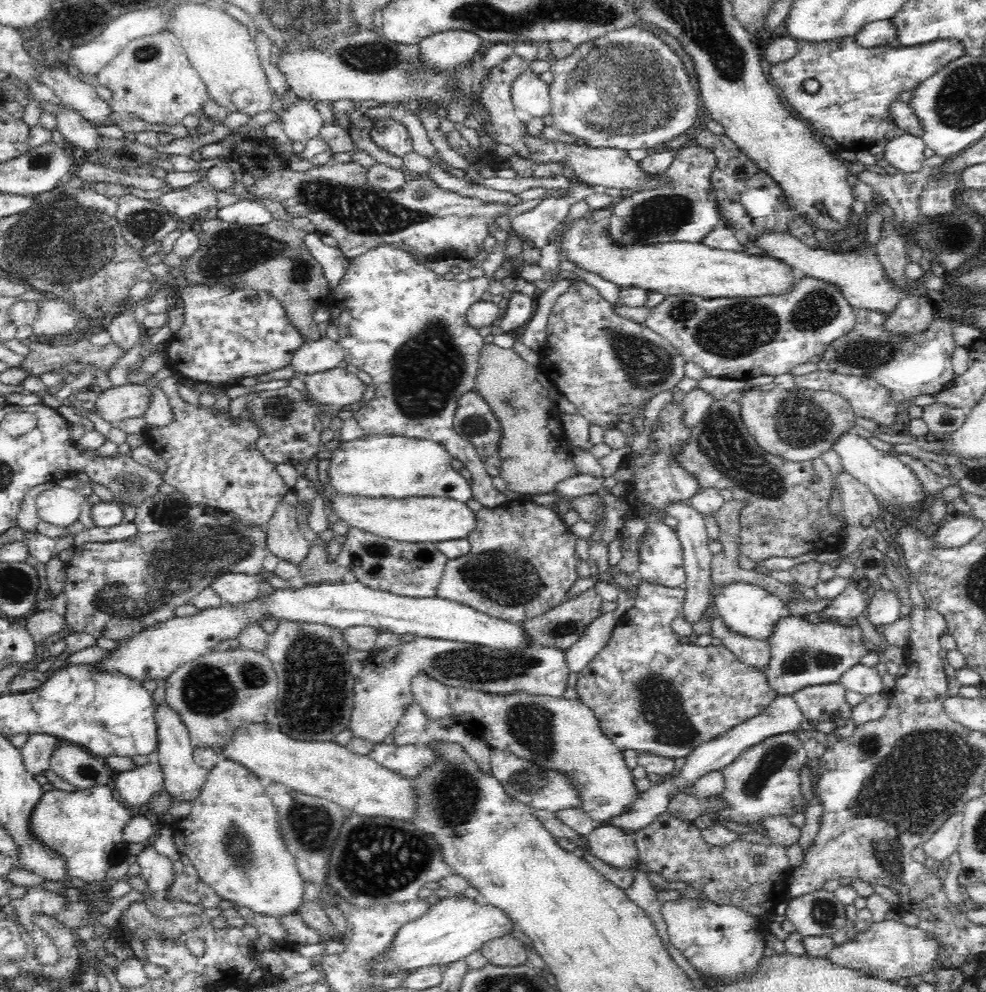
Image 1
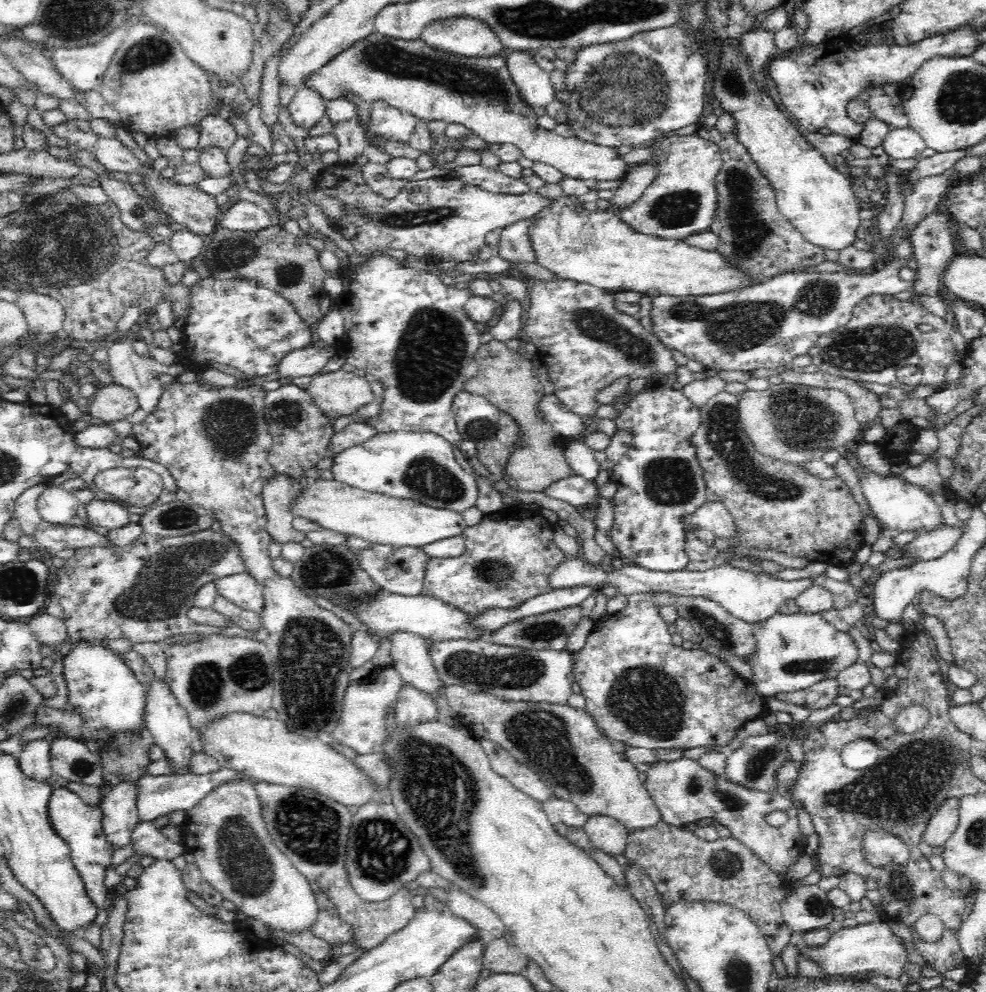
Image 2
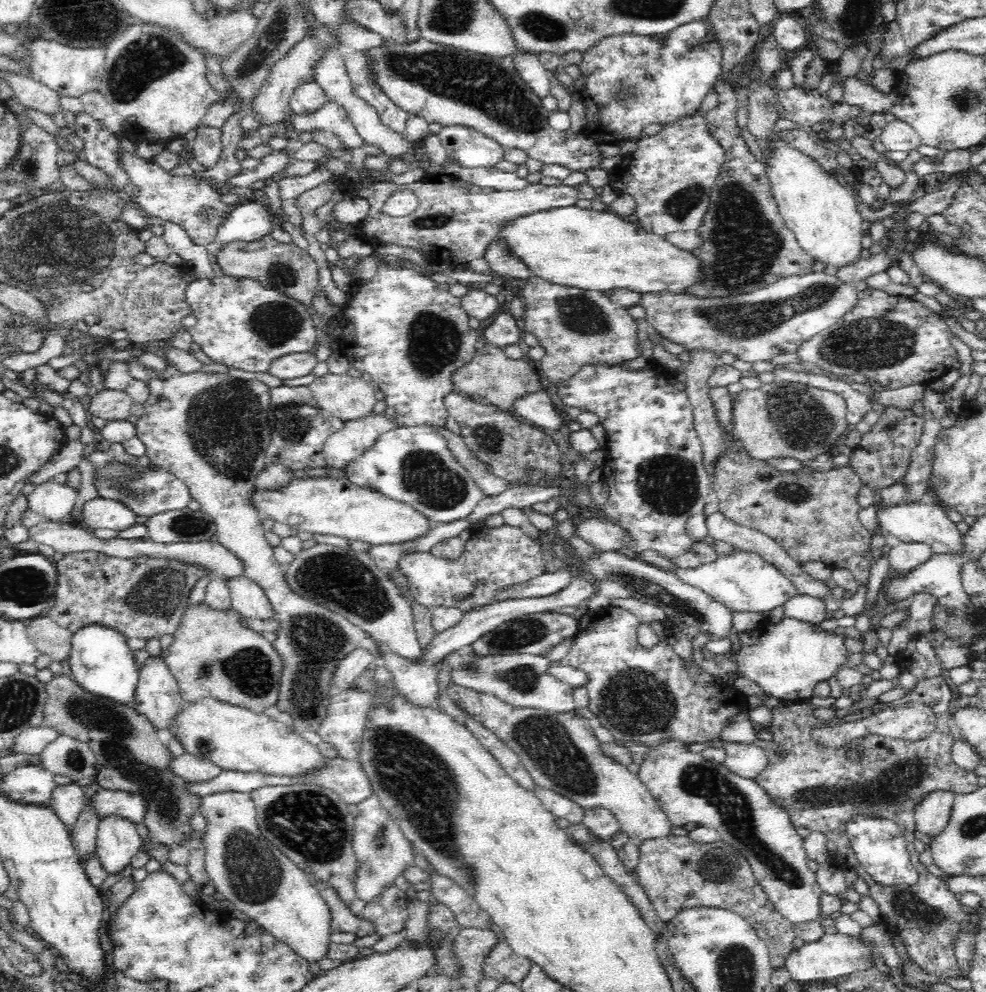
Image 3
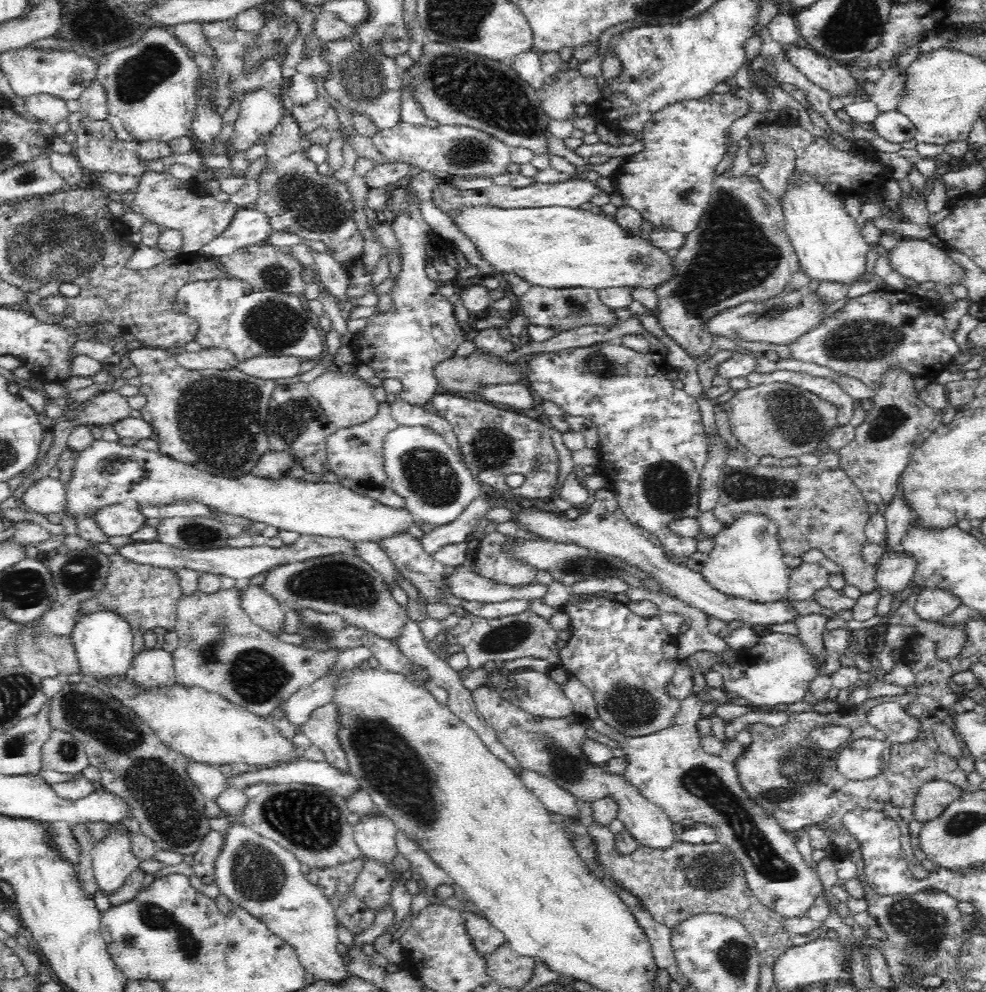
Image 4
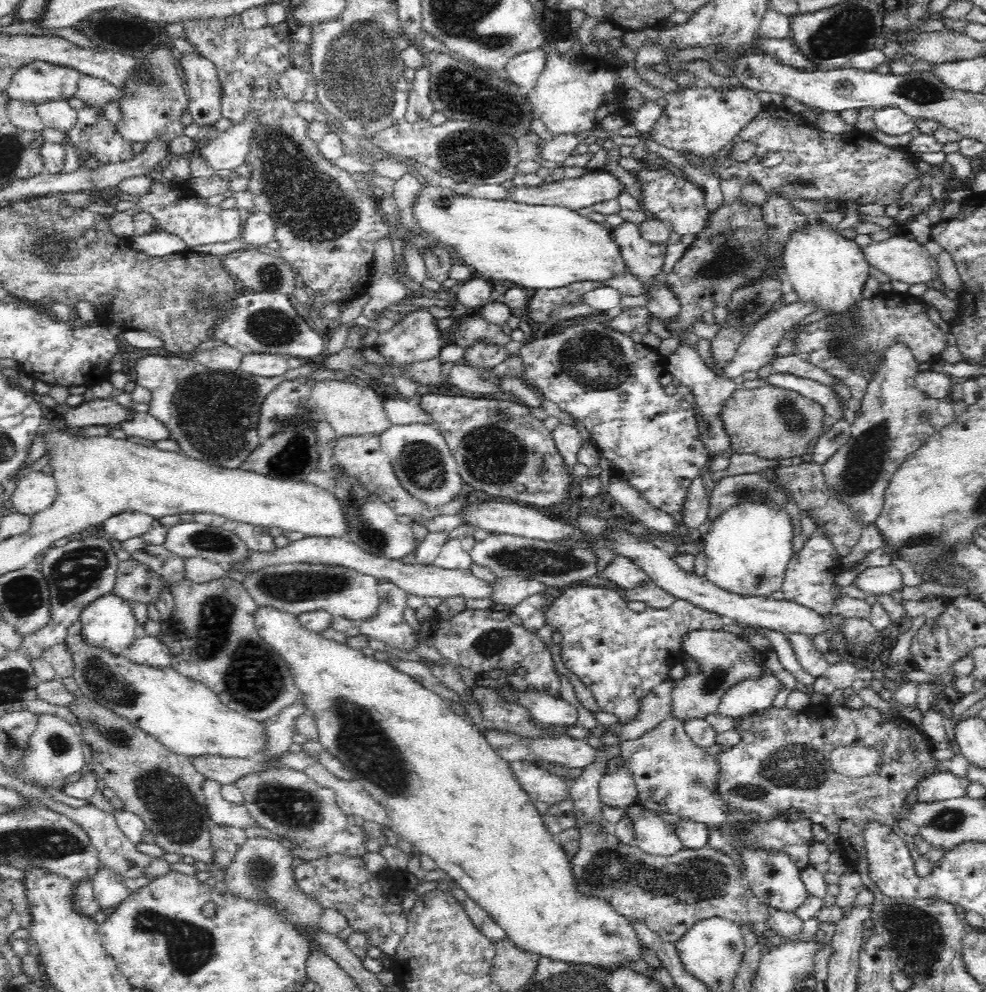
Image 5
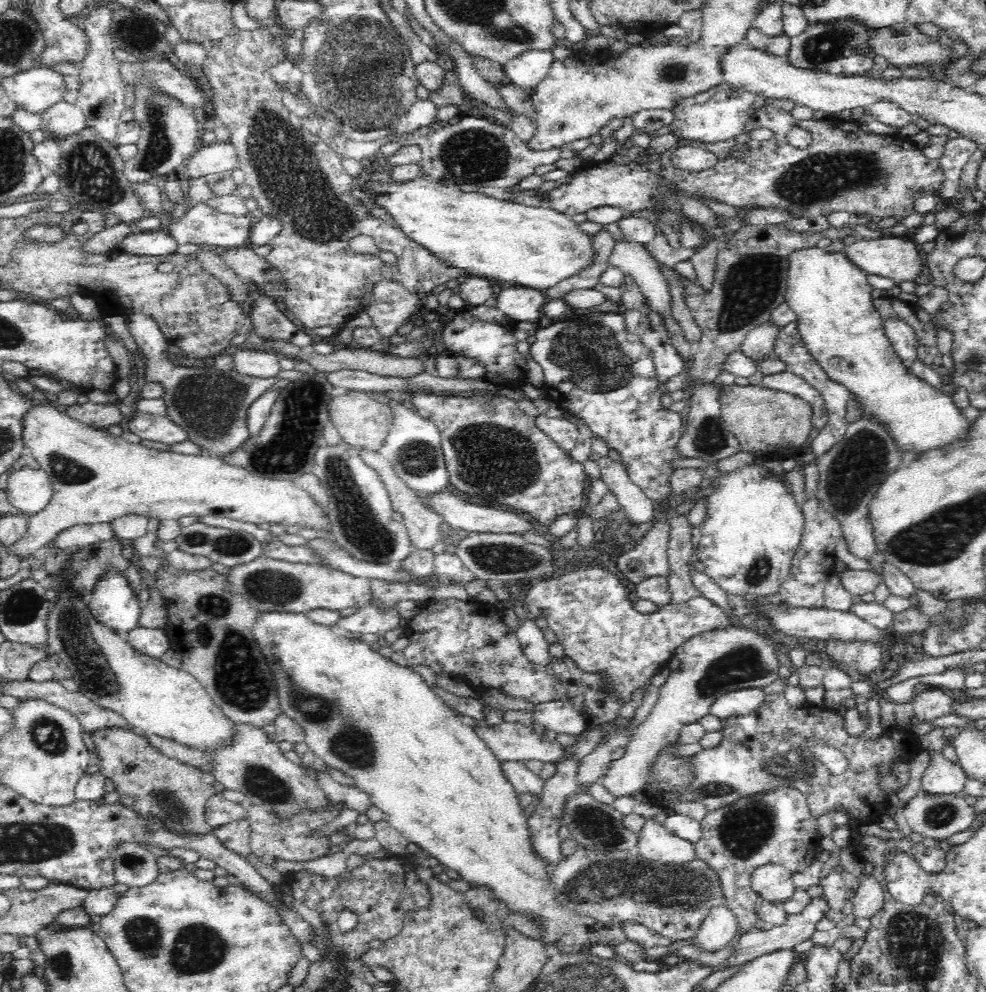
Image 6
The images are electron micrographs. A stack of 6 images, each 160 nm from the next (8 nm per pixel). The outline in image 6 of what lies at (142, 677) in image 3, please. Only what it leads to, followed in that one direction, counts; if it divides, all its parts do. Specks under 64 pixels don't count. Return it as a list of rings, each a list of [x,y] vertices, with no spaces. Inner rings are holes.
[[[136,625],[125,636],[134,649],[154,658],[160,658],[170,649],[170,638],[163,627]]]

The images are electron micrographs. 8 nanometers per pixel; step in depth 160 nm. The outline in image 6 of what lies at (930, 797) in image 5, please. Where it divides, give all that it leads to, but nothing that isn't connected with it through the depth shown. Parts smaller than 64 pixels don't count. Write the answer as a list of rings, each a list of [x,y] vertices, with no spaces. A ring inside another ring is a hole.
[[[932,753],[922,776],[921,789],[931,794],[961,794],[968,777],[964,770],[943,754]]]

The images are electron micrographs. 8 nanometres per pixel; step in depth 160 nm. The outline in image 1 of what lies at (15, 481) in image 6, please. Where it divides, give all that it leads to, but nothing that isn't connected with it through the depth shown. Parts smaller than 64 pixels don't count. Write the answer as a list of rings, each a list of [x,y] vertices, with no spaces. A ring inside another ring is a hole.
[[[57,483],[54,487],[43,490],[36,504],[42,521],[64,528],[71,527],[78,521],[81,506],[85,502],[87,502],[85,497]]]

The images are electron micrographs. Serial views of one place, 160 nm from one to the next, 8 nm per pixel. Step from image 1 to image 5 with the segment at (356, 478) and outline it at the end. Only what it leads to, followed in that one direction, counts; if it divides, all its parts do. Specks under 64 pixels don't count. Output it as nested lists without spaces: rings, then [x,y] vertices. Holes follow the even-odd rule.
[[[432,423],[393,424],[379,436],[382,452],[389,458],[402,486],[416,498],[439,505],[461,498],[462,484],[456,461],[441,431]]]

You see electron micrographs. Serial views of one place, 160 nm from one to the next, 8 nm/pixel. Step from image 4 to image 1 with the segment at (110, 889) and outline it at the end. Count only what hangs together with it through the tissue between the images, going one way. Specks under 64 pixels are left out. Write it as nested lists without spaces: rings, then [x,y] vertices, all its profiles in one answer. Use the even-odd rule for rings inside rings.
[[[154,758],[149,764],[140,766],[136,770],[116,773],[111,786],[116,798],[134,812],[143,812],[147,800],[162,790],[164,774]]]

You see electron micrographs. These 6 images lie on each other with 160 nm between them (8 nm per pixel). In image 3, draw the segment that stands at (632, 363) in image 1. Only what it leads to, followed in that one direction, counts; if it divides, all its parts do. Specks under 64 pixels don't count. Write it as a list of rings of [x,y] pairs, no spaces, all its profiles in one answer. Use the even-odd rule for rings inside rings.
[[[534,278],[528,280],[520,291],[520,301],[524,304],[525,332],[534,334],[546,354],[537,362],[537,371],[550,382],[562,382],[568,376],[576,374],[582,365],[596,363],[622,363],[639,356],[637,350],[637,321],[628,314],[628,310],[612,303],[603,291],[576,289],[561,286]]]

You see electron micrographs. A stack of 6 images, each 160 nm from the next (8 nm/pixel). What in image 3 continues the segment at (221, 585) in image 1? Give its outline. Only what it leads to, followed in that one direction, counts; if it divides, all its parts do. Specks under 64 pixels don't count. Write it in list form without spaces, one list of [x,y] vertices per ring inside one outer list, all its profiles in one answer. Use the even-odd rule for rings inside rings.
[[[247,576],[228,579],[231,594],[231,606],[243,617],[271,620],[274,619],[274,607],[270,603],[264,588]]]

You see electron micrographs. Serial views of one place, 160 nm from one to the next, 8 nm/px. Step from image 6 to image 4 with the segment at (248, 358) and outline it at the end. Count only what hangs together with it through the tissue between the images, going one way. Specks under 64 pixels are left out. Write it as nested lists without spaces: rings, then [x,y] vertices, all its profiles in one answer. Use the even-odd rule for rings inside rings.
[[[257,356],[238,362],[237,370],[262,380],[292,378],[299,375],[302,360],[293,356]]]

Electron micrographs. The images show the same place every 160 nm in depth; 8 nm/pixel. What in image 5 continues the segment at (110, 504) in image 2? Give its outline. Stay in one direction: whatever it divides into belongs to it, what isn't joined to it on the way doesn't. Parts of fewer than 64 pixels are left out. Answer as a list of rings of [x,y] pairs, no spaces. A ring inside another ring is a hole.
[[[124,512],[109,518],[108,521],[102,523],[103,530],[110,535],[114,540],[119,540],[121,543],[130,538],[142,536],[144,532],[150,530],[152,522],[151,516],[140,514],[139,512]]]

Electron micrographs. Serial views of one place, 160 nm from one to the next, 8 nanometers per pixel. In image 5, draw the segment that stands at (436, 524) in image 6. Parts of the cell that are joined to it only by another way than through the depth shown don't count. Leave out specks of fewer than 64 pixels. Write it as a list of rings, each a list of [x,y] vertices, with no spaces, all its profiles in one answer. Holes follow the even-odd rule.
[[[342,436],[337,437],[336,445],[333,449],[333,461],[340,467],[348,468],[348,473],[360,479],[366,485],[366,489],[373,493],[378,493],[380,498],[394,509],[398,516],[408,516],[412,523],[424,526],[428,520],[434,520],[438,516],[452,516],[458,514],[460,507],[469,503],[465,498],[454,498],[447,503],[439,505],[428,505],[424,501],[412,495],[408,489],[402,486],[398,475],[392,468],[389,458],[382,452],[378,436]]]

